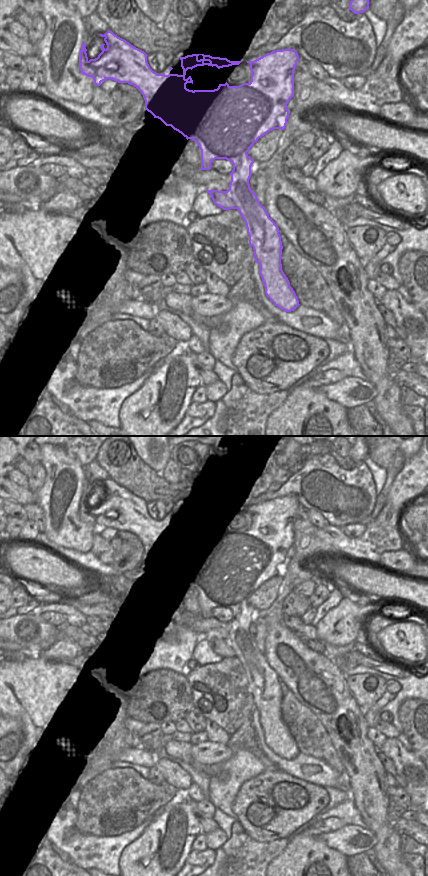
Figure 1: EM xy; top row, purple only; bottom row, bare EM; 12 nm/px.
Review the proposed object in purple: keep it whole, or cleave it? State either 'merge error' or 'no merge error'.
no merge error

